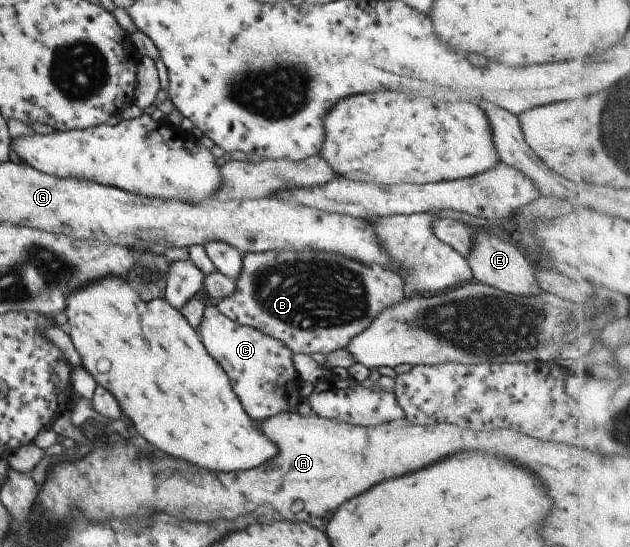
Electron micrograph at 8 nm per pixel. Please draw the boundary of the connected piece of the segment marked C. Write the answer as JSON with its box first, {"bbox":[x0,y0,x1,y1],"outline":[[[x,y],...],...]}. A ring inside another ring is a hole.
{"bbox":[197,306,301,420],"outline":[[[216,306],[204,308],[197,333],[207,354],[223,368],[231,390],[251,420],[263,420],[280,412],[293,412],[301,400],[301,380],[293,368],[293,352],[284,342],[264,335],[256,328],[238,325],[223,316]]]}

